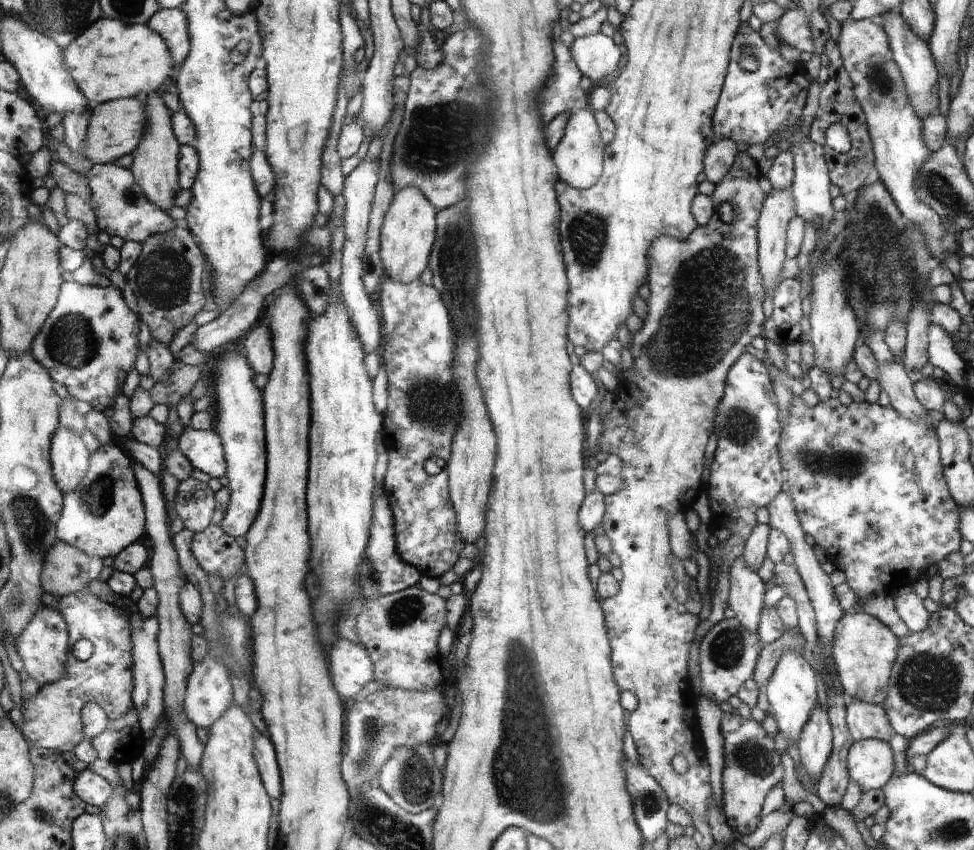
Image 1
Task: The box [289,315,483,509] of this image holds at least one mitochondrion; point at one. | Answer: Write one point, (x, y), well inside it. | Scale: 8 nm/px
(428, 400)

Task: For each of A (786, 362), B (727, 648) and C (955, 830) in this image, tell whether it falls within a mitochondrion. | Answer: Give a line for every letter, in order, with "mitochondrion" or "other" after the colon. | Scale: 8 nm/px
A: other
B: mitochondrion
C: mitochondrion

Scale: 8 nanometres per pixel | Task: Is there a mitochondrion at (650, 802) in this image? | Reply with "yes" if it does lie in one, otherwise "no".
yes

